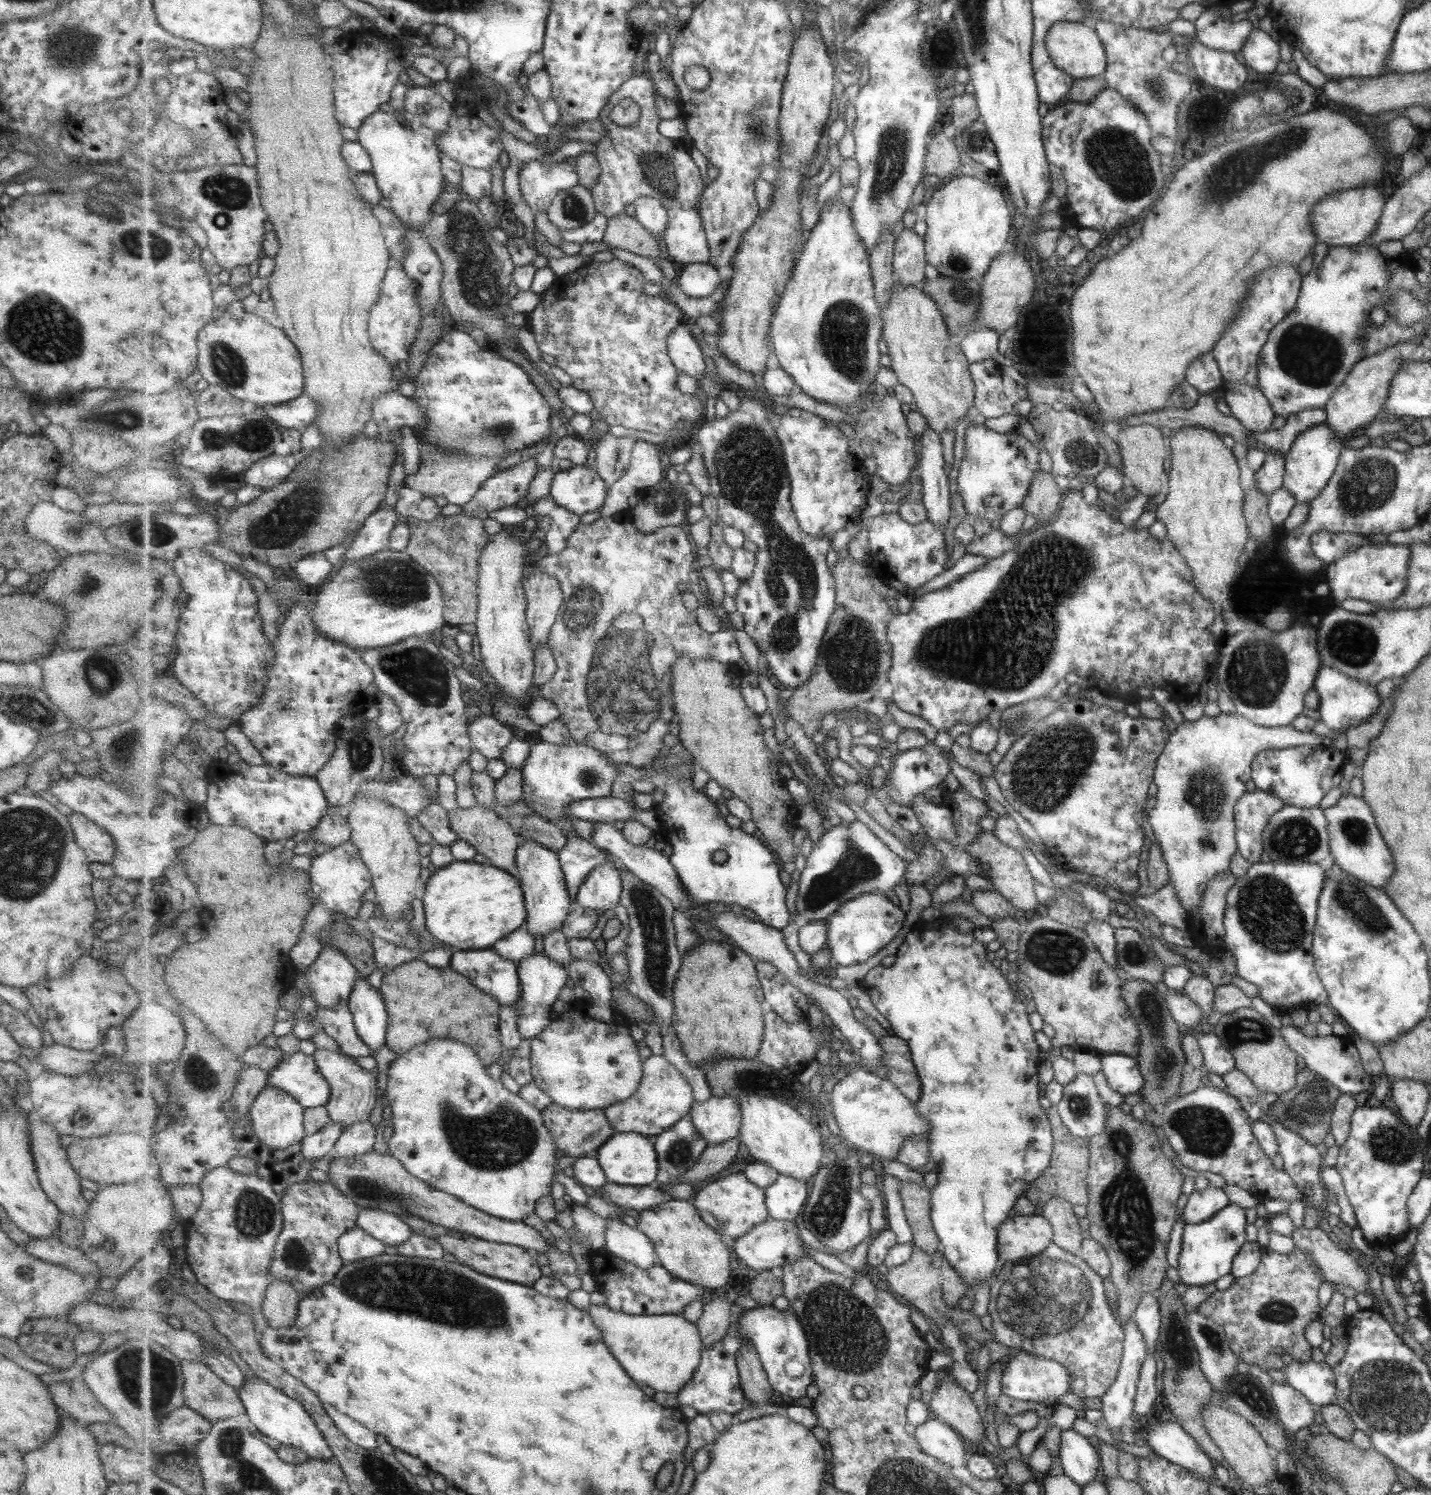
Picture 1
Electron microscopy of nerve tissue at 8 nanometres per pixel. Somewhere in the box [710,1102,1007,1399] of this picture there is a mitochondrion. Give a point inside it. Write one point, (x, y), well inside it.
(849, 1338)

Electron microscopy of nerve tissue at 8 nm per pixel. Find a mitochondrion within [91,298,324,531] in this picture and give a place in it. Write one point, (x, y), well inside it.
(256, 435)

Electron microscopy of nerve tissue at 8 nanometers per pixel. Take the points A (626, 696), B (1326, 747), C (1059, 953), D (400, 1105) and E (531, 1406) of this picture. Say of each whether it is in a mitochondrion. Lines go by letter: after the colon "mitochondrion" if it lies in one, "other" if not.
A: mitochondrion
B: other
C: mitochondrion
D: other
E: other

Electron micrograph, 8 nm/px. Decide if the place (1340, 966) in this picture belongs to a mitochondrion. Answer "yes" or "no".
no

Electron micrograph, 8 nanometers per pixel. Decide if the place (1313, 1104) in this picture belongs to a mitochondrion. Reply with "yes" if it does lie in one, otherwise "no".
yes

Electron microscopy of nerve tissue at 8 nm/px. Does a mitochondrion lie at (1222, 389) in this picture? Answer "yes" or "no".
no

